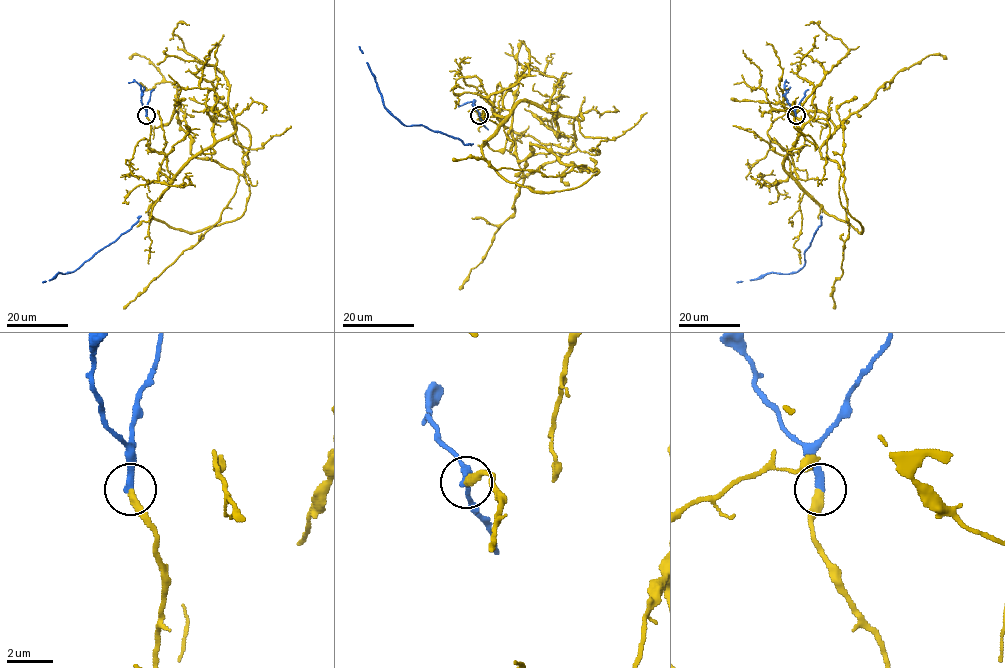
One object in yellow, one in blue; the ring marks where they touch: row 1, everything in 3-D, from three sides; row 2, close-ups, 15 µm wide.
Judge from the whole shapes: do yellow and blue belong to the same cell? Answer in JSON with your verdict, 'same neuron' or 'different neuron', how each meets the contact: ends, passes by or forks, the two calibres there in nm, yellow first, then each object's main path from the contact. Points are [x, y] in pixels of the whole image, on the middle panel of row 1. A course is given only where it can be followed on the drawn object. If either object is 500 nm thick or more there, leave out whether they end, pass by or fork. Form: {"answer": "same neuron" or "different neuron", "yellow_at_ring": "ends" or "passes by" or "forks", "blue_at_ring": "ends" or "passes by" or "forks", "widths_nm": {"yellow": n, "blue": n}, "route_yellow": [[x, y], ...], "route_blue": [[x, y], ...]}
{"answer": "same neuron", "yellow_at_ring": "ends", "blue_at_ring": "ends", "widths_nm": {"yellow": 340, "blue": 360}, "route_yellow": [[479, 115], [506, 117], [481, 153], [507, 180], [561, 191], [599, 171], [531, 143], [515, 212], [460, 290]], "route_blue": [[479, 115], [472, 144], [464, 144], [421, 125], [404, 126], [384, 105], [375, 76], [359, 46]]}

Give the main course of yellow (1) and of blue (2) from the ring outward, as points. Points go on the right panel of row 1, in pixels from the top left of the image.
1: (796, 115), (797, 182), (861, 232), (839, 165), (820, 148), (899, 72), (947, 59)
2: (796, 115), (821, 225), (804, 252), (805, 264), (798, 271), (767, 273), (757, 279), (736, 282)

